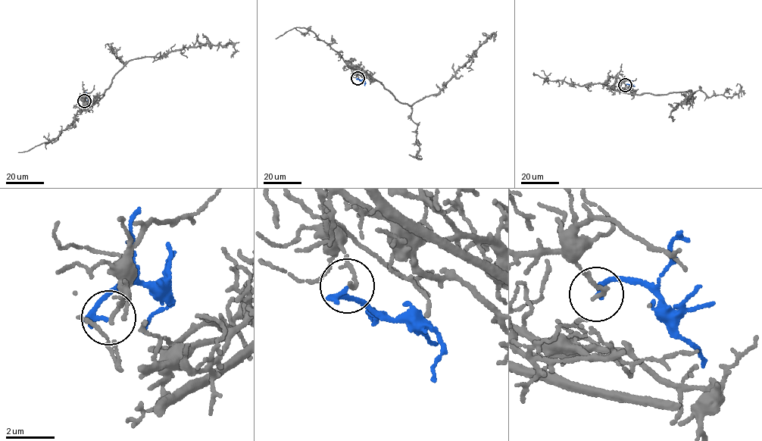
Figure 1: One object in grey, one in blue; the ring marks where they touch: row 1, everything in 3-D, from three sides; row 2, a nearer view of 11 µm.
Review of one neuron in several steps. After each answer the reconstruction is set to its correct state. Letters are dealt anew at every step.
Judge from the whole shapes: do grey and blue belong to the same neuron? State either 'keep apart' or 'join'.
keep apart

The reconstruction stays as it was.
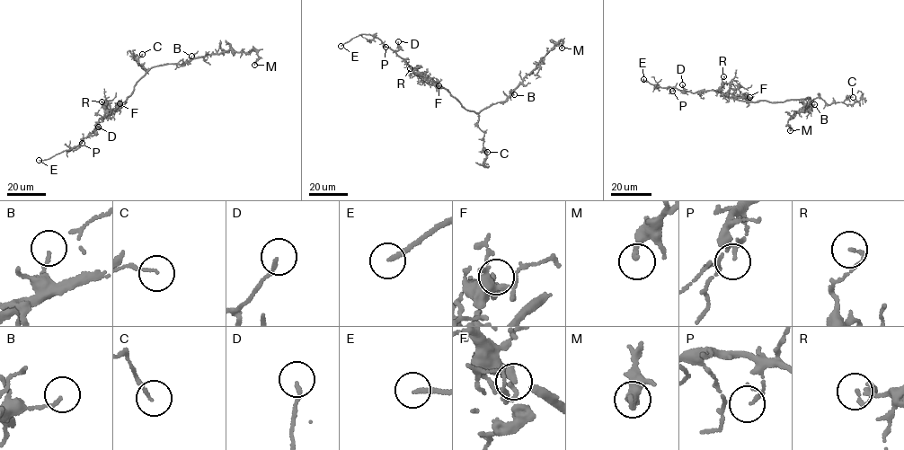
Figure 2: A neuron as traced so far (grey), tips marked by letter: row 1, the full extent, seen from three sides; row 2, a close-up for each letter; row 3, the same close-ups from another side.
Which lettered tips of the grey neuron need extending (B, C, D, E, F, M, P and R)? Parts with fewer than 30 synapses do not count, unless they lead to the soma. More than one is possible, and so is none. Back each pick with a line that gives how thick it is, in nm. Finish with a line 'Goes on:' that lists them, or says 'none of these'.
E: 200 nm thick
Goes on: E

